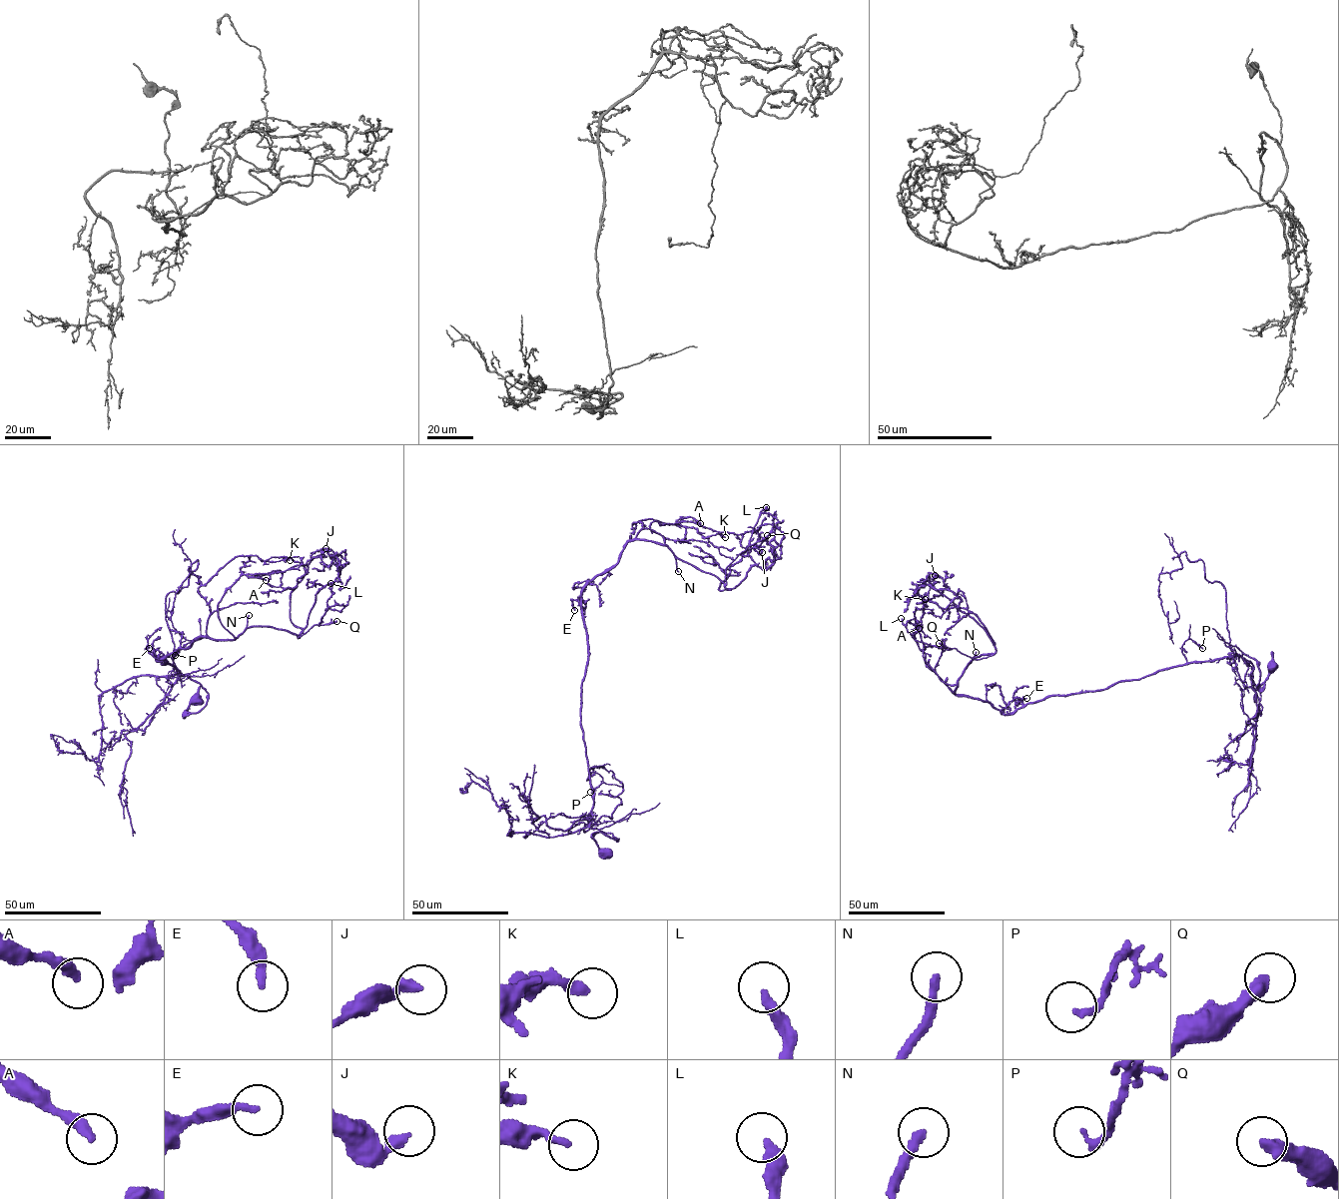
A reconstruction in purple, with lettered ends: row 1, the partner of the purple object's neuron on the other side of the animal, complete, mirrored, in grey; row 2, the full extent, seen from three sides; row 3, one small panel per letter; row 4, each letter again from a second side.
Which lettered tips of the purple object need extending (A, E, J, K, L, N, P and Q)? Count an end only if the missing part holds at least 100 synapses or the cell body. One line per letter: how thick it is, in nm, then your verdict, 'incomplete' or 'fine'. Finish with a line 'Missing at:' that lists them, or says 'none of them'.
A: calibre 280 nm; fine
E: calibre 240 nm; fine
J: calibre 260 nm; fine
K: calibre 240 nm; fine
L: calibre 320 nm; fine
N: calibre 240 nm; incomplete
P: calibre 190 nm; fine
Q: calibre 400 nm; fine
Missing at: N

